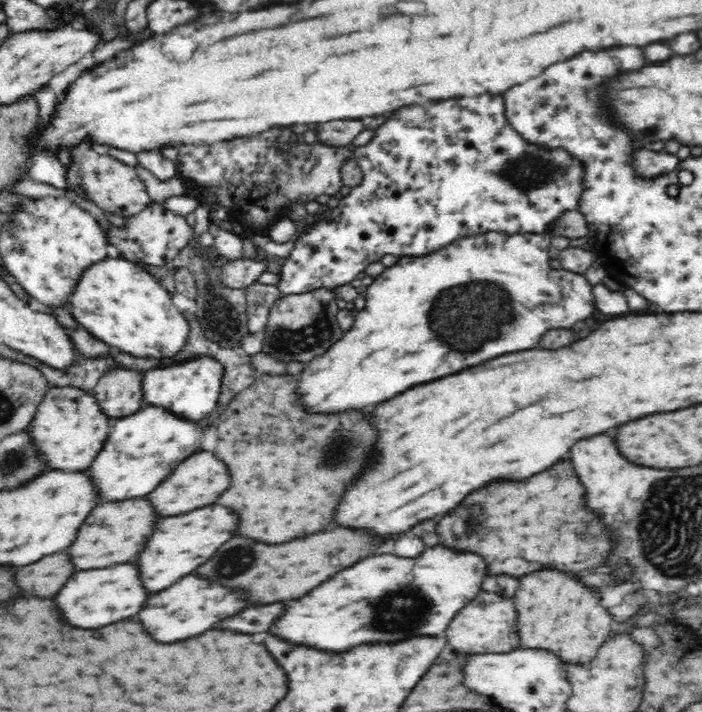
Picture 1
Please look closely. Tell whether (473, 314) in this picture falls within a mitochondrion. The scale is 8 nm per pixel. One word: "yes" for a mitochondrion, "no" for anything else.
yes

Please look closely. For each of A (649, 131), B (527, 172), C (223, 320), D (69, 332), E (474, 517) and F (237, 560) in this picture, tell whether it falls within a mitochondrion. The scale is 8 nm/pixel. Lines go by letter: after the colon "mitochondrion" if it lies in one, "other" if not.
A: mitochondrion
B: mitochondrion
C: mitochondrion
D: other
E: mitochondrion
F: mitochondrion

